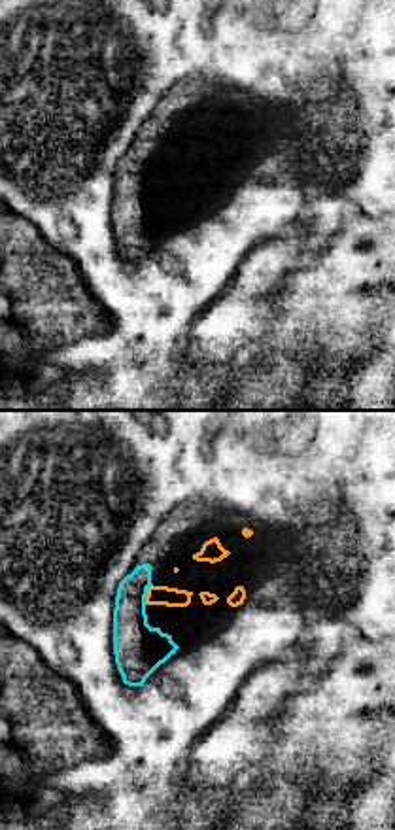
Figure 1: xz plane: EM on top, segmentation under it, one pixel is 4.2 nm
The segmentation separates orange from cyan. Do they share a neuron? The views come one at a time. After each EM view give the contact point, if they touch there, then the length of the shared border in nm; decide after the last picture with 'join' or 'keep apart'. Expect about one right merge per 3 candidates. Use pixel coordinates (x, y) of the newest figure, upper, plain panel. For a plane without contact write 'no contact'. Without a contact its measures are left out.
(148, 171) | 90 nm

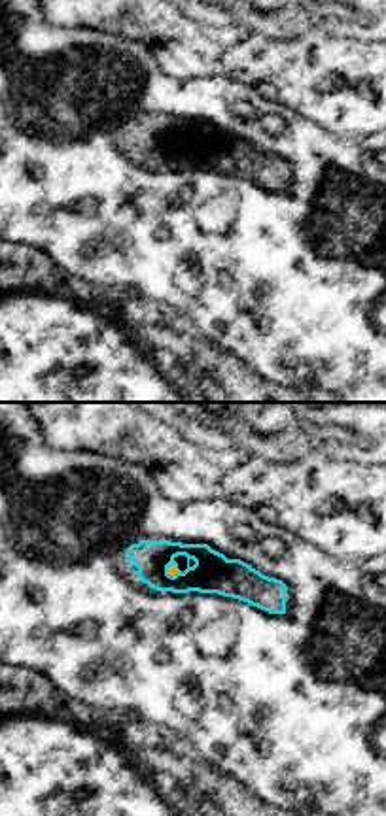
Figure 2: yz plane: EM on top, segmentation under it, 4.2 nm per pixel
(169, 146) | 70 nm

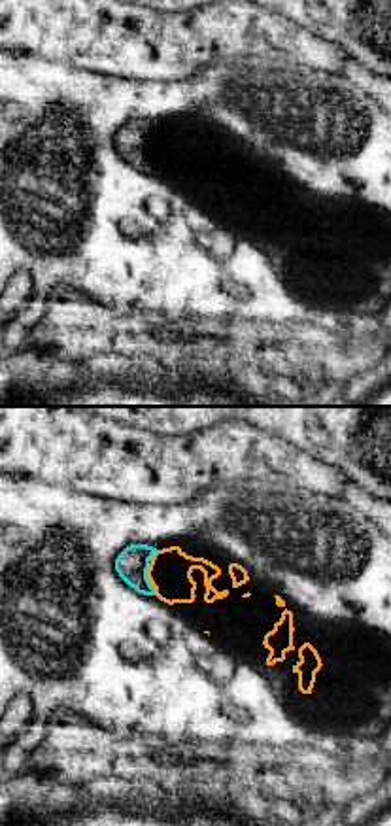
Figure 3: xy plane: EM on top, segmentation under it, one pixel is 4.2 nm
(148, 154) | 140 nm

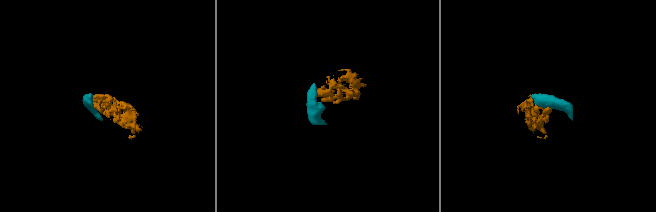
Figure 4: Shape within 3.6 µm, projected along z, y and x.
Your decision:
join

